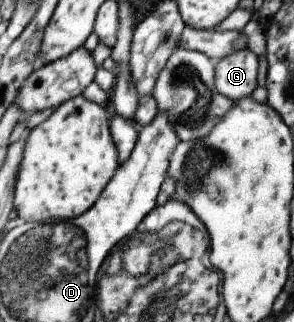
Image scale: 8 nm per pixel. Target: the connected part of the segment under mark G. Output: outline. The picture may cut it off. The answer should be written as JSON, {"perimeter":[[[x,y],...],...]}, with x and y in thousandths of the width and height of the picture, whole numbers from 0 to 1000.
{"perimeter":[[[844,149],[796,161],[728,202],[735,283],[793,317],[854,301],[874,273],[878,177]]]}

